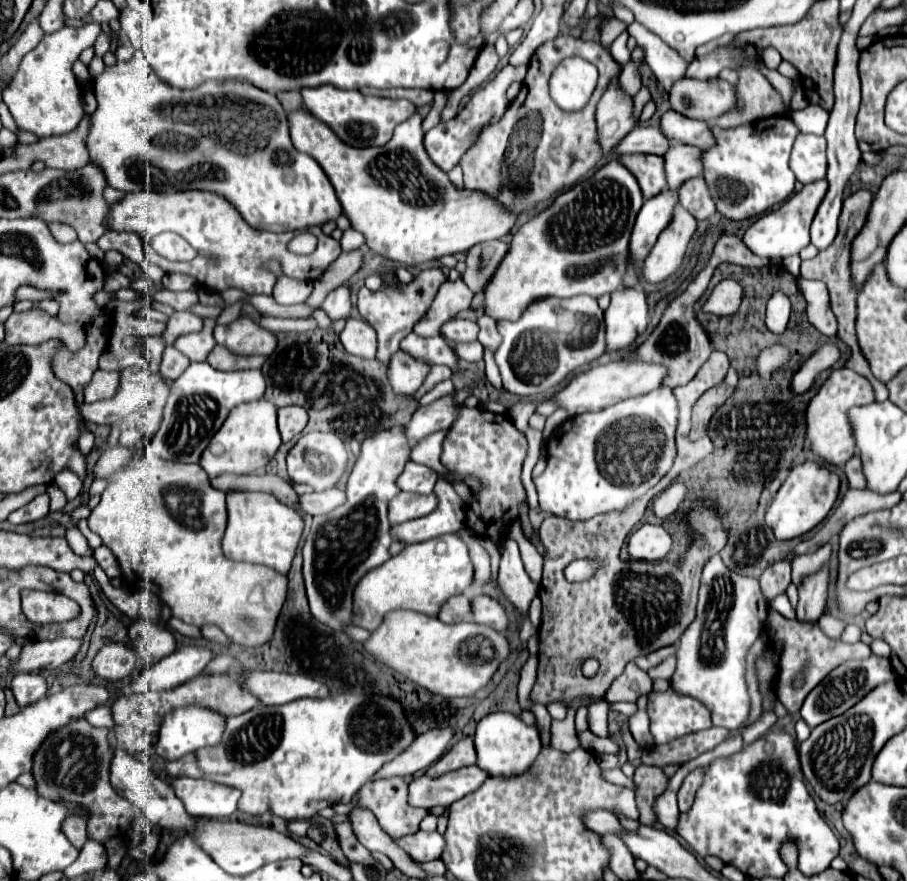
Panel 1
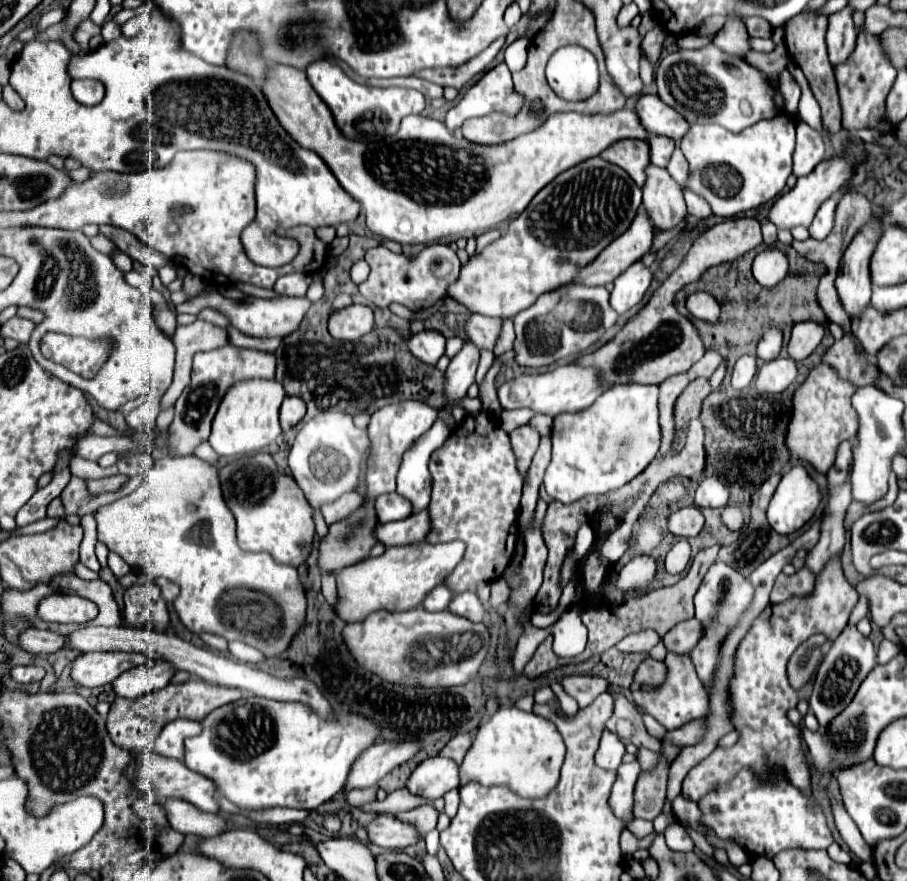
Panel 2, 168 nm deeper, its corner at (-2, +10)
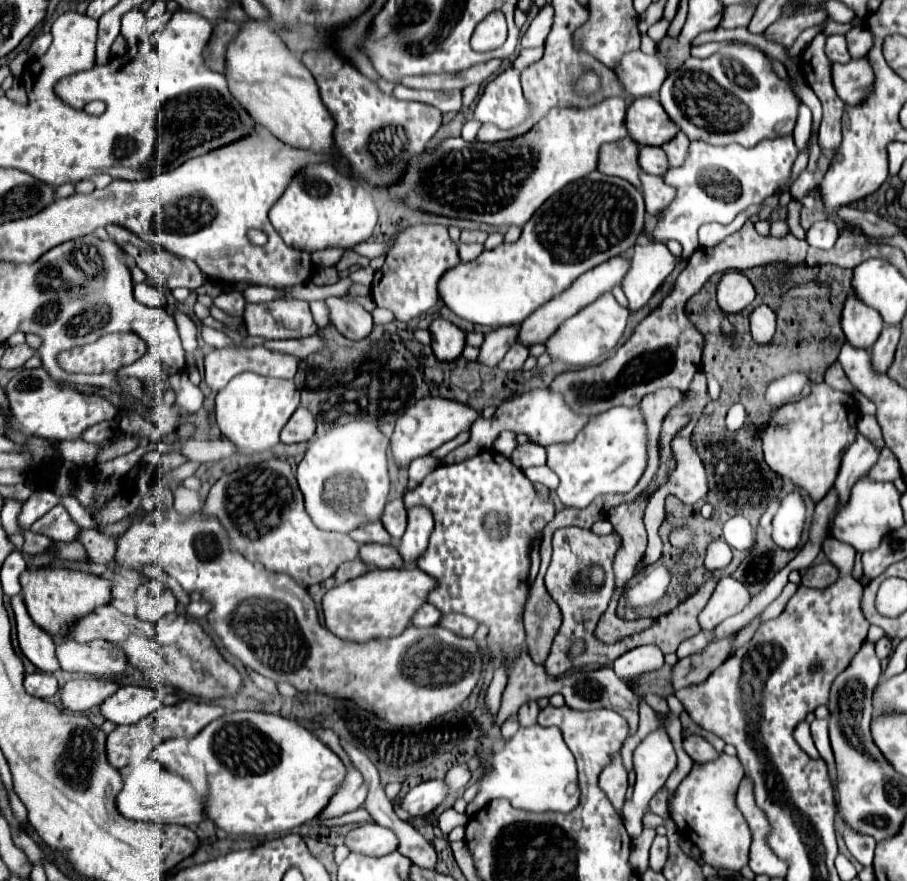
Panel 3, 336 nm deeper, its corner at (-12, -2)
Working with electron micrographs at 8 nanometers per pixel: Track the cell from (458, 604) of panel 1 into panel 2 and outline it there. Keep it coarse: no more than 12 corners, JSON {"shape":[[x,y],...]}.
{"shape":[[446,585],[434,587],[422,607],[448,609],[454,593]]}

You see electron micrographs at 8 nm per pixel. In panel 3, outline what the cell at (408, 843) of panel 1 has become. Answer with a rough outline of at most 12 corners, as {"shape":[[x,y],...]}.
{"shape":[[378,823],[346,835],[352,853],[382,857],[398,849],[398,839]]}

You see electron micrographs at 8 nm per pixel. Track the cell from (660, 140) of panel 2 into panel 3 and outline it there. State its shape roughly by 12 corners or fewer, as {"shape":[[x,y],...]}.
{"shape":[[640,147],[638,165],[644,173],[664,175],[668,159],[660,147]]}

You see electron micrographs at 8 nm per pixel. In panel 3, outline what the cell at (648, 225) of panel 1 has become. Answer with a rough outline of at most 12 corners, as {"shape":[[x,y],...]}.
{"shape":[[614,257],[580,275],[534,311],[518,343],[532,347],[604,291],[622,283],[628,259]]}

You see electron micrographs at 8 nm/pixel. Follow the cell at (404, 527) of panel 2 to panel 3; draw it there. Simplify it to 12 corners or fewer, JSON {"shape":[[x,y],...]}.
{"shape":[[362,545],[358,557],[374,569],[400,569],[396,547]]}

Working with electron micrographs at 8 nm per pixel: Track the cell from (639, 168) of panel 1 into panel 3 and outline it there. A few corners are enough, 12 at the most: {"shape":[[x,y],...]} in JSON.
{"shape":[[628,137],[604,143],[598,171],[640,189],[638,145]]}

